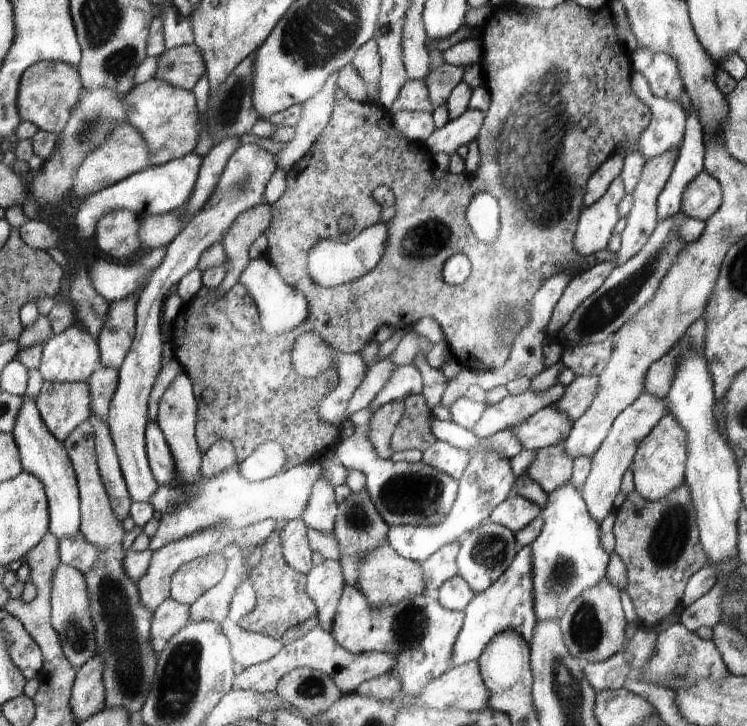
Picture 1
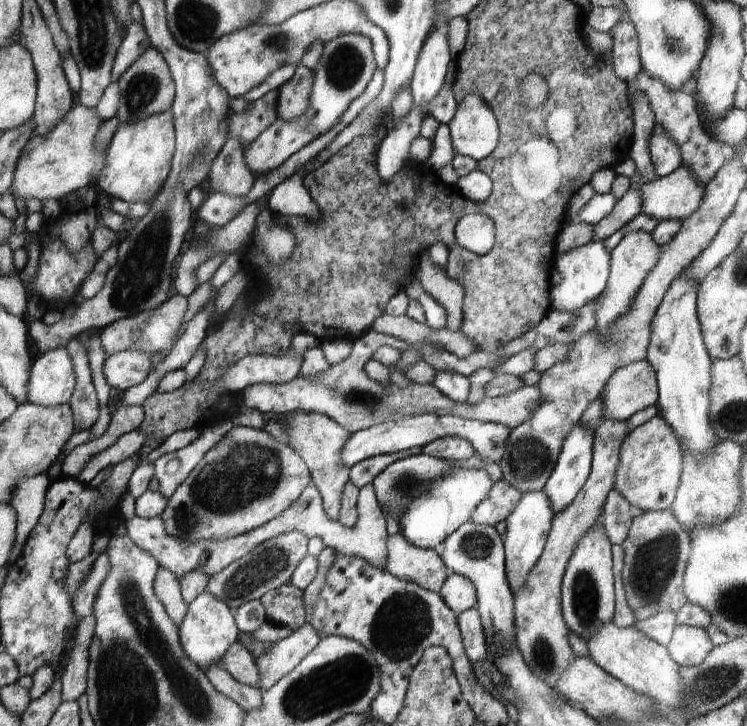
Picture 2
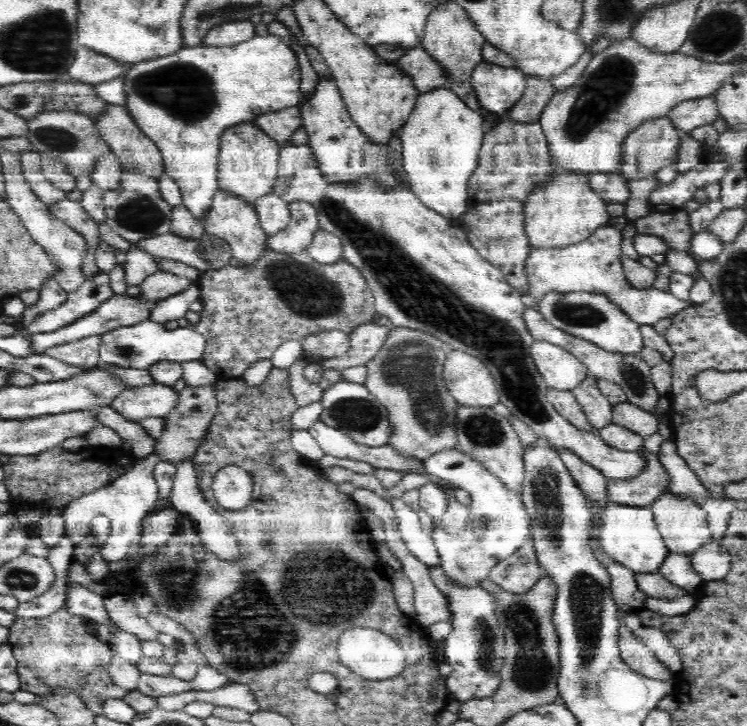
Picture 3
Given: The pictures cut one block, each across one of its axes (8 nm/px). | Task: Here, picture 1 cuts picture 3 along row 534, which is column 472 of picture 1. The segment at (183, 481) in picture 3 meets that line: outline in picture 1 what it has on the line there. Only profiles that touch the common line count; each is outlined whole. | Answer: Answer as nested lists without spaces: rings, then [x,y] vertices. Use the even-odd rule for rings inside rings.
[[[480,193],[473,198],[473,202],[468,208],[469,225],[478,240],[480,241],[482,238],[483,244],[494,244],[488,240],[494,240],[498,236],[499,215],[499,204],[494,193]]]

